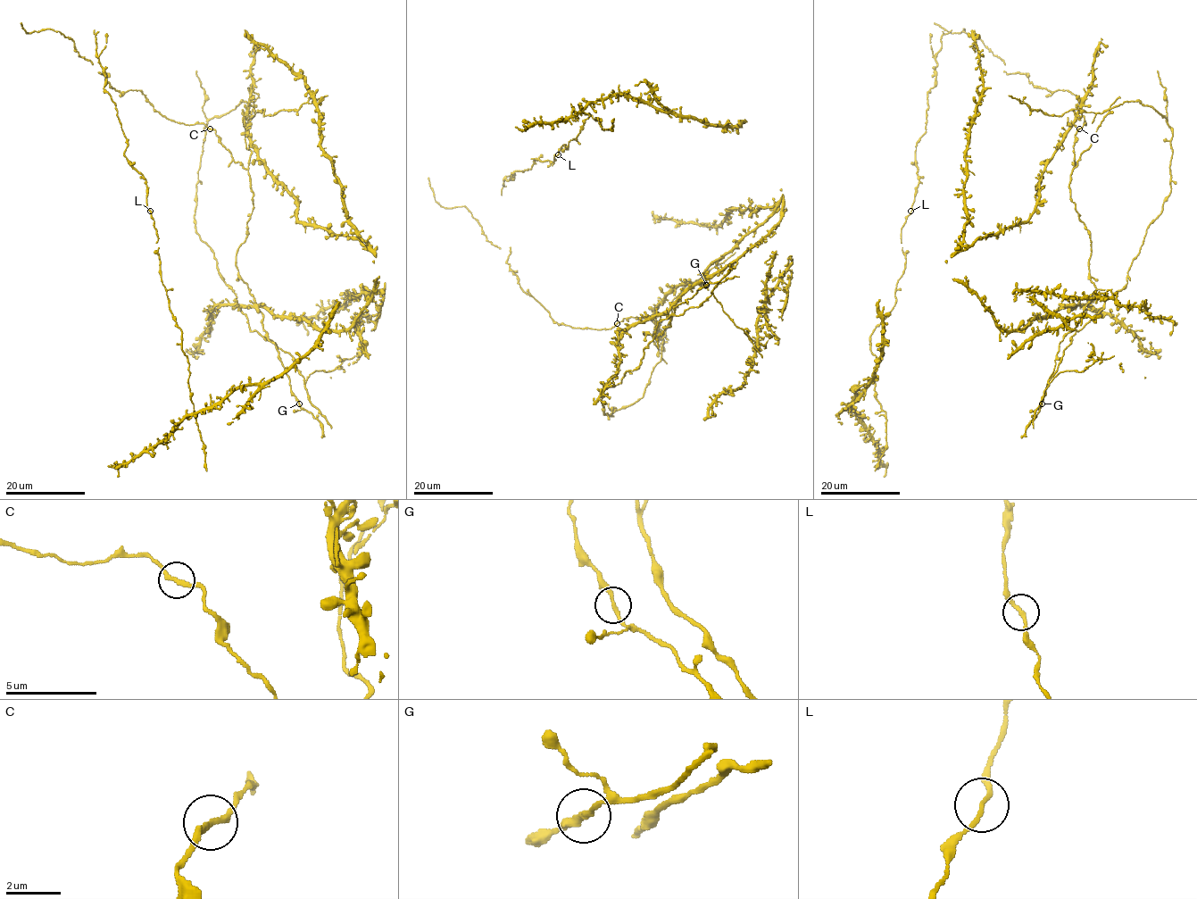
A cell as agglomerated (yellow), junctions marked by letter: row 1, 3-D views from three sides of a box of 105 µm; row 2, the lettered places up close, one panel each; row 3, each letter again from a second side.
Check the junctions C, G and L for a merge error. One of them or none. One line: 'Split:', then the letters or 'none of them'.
Split: none of them

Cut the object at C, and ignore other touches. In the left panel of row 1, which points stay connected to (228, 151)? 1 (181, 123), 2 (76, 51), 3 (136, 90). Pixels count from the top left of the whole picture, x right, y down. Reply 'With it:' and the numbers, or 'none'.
With it: none

